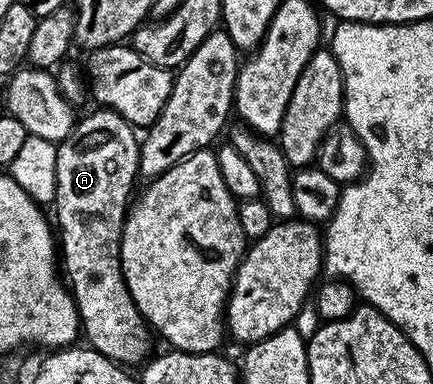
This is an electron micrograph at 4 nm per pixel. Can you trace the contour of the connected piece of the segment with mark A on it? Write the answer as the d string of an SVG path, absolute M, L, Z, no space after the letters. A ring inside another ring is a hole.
M96 109L86 117L81 116L70 136L59 142L56 148L54 208L58 221L56 225L60 255L70 292L79 311L81 332L88 339L87 344L104 357L120 359L123 353L128 357L136 357L140 353L139 345L148 349L152 341L148 337L141 341L136 338L136 324L141 323L142 317L136 312L136 304L126 287L125 275L121 269L120 247L131 202L130 195L140 175L140 141L138 135L135 135L135 128L124 117L112 109Z

